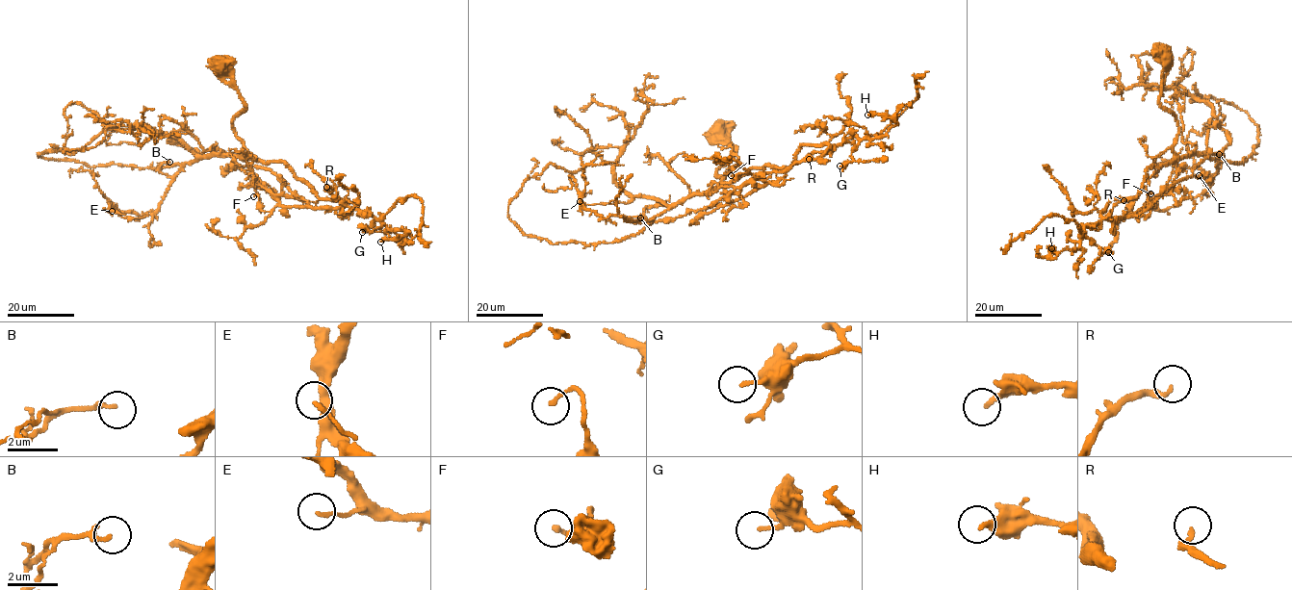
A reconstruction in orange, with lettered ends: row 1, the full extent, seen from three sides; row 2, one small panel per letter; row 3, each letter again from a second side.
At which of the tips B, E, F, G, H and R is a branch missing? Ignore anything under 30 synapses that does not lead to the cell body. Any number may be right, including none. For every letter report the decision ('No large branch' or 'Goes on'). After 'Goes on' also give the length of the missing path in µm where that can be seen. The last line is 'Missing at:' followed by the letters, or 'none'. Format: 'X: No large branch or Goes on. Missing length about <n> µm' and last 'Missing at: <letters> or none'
B: No large branch
E: No large branch
F: No large branch
G: No large branch
H: No large branch
R: Goes on. Missing length about 45 µm
Missing at: R

